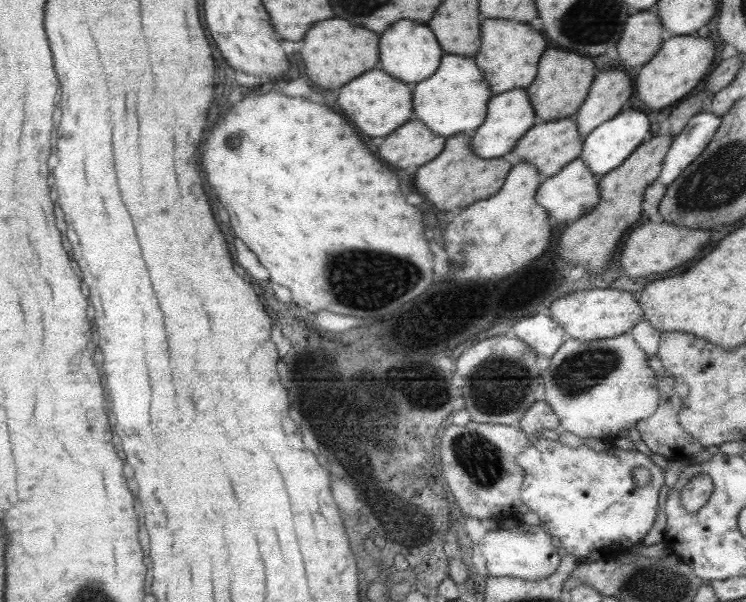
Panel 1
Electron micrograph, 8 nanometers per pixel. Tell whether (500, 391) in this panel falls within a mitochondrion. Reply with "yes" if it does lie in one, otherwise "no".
yes

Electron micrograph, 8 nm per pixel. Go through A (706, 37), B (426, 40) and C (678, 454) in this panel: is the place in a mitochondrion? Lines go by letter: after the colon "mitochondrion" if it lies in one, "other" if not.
A: other
B: other
C: other

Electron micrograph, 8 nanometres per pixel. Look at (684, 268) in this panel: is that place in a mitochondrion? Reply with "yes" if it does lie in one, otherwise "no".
no

